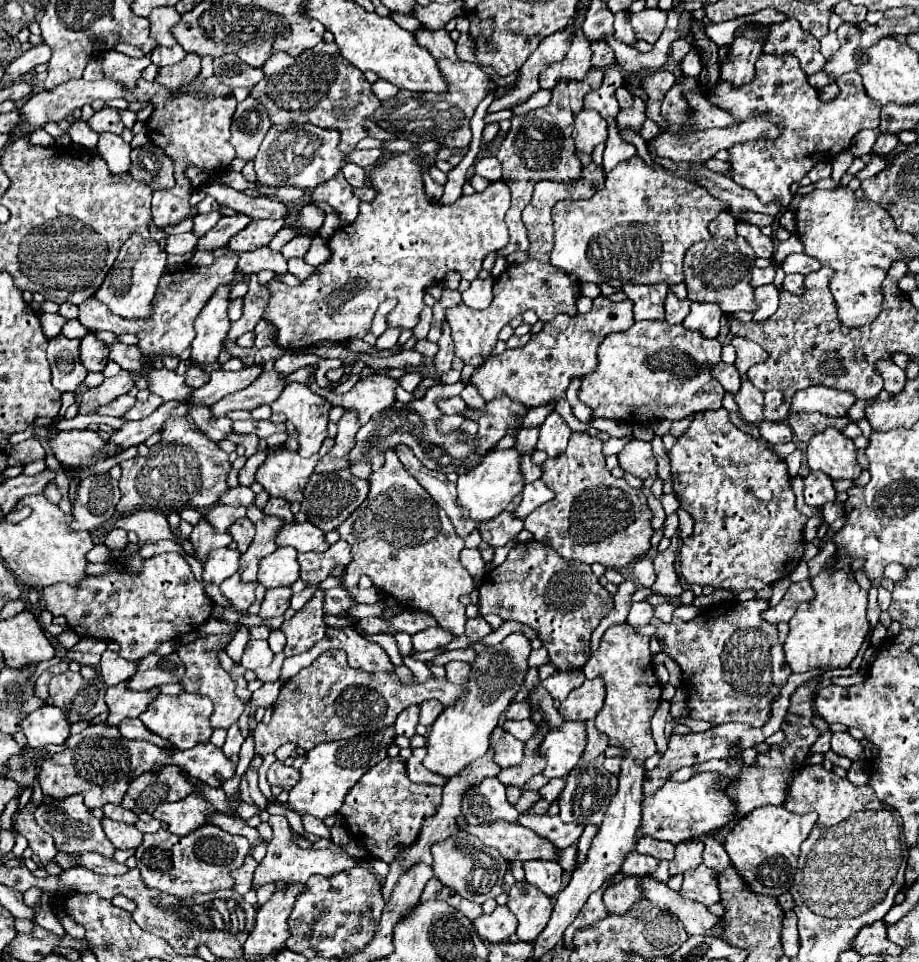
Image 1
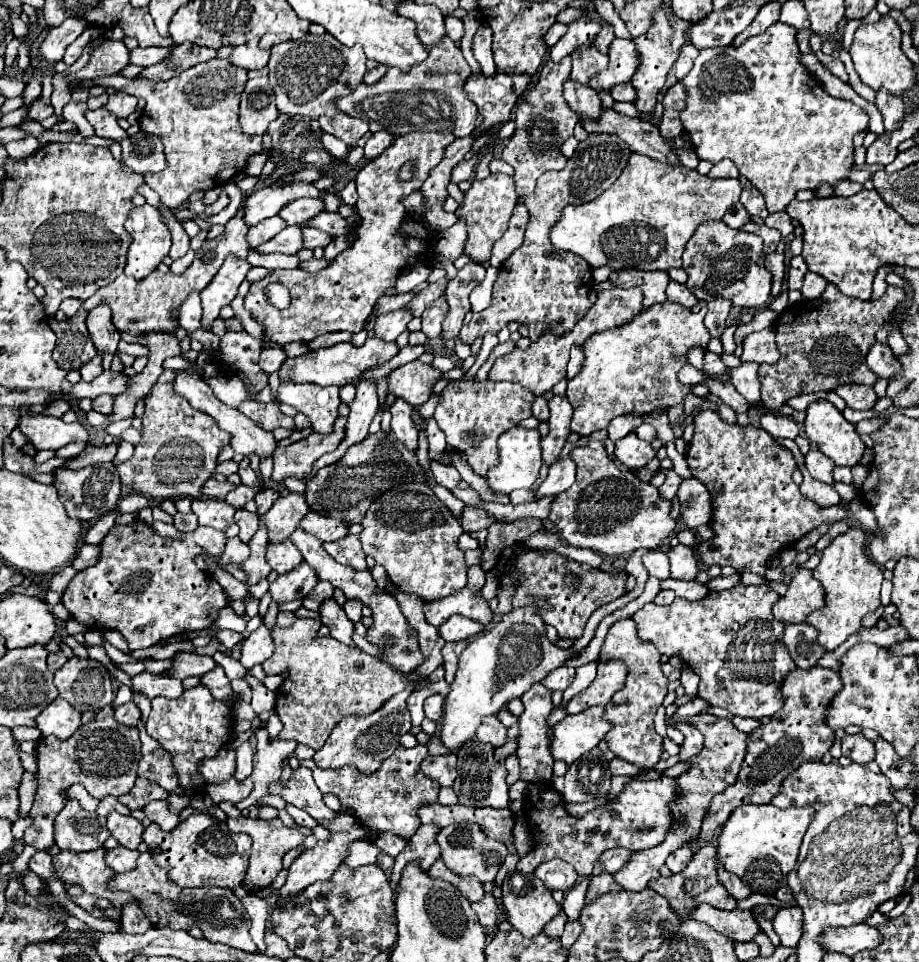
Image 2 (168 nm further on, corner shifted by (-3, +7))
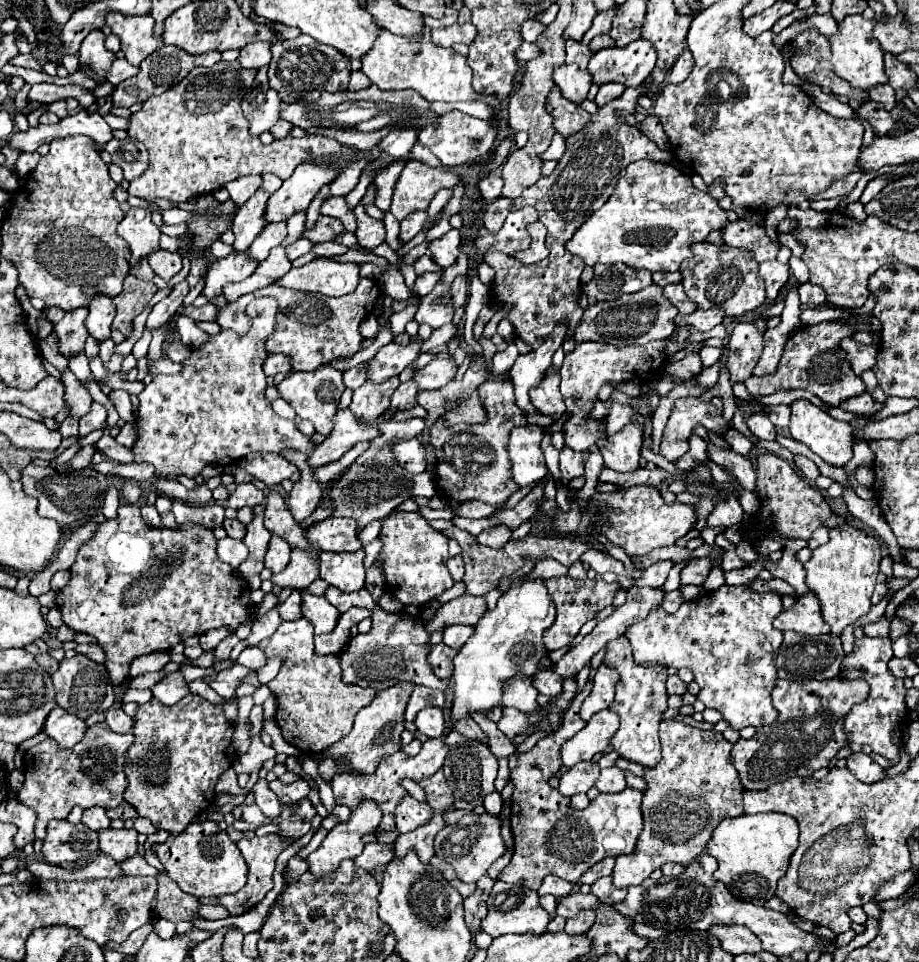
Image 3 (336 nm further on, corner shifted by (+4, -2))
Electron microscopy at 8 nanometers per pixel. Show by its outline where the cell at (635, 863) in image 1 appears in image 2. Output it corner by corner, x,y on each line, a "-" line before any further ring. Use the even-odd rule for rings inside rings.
610,849
610,851
604,851
600,855
600,861
594,865
594,871
592,875
598,875
600,871
608,871
608,873
618,873
632,857
632,851
626,851
626,849

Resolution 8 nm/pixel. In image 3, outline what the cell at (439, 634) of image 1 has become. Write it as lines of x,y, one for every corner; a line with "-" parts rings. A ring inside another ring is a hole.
453,624
453,626
447,626
445,628
445,634
443,634
443,642
447,644
447,646
451,646
451,648
461,648
467,640
469,640
469,636
473,634
473,626
461,626
461,624

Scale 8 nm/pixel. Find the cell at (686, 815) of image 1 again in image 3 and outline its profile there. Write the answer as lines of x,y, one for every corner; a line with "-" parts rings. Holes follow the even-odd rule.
587,680
585,688
571,702
571,706
569,706
559,730
549,734
547,738
541,738
531,752
521,754
517,758
515,770
511,770
511,782
513,782
511,830
513,830
513,836
515,836
515,852
511,856
511,862
501,870
501,876
497,876
503,882
523,884
529,890
539,890
545,874
555,874
555,876
575,884
575,882
579,882
581,874
585,870
589,870
595,862
599,862
599,860
603,860
607,856
619,856
619,854
631,854
633,852
633,846
635,846
637,836
639,836
641,826
643,826
643,818
641,818
641,798
643,798
643,794
639,790
627,788
625,792
619,792
619,794
599,794
597,798
593,798
589,802
587,808
575,810
575,808
571,808
571,798
569,796
561,796
559,790
551,788
548,783
551,777
559,775
559,770
562,766
559,748
561,748
565,740
573,738
587,724
585,720
581,720
579,708
581,708
583,700
587,698
587,694
591,692
591,686
593,686
593,682

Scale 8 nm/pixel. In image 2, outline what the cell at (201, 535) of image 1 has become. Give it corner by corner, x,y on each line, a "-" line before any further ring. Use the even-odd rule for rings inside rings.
194,499
192,511
196,513
198,523
204,527
226,531
234,523
234,509
220,499

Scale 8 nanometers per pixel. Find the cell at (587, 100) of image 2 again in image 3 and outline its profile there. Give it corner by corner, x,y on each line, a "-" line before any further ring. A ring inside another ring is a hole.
563,64
557,66
553,72
555,84
561,88
563,96
571,102
583,102
587,98
589,86
591,86
591,74
587,70
581,70
575,64

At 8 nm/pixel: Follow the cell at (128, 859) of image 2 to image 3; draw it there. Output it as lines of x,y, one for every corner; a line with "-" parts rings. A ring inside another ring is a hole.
139,854
129,858
129,862
119,864
119,866
123,868
123,872
127,876
157,876
159,874
159,870
153,868
151,864
147,864
147,860
143,856
139,856

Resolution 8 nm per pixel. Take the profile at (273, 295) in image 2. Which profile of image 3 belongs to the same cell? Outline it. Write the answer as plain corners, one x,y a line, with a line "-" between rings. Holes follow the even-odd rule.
255,298
255,300
247,306
245,312
247,312
247,316
251,318
251,330
249,330
247,334
239,336
239,334
233,332
233,330
221,330
219,334
209,336
209,340
207,340
205,344
201,344
199,348
193,348
193,350
191,350
191,356
181,362
183,370
181,370
177,376
155,376
155,378
143,388
143,392
139,394
141,404
139,404
139,408
137,408
137,430
139,430
139,438
137,438
135,446
133,446
135,462
153,464
153,466
157,468
157,474
159,474
159,476
173,480
173,478
177,478
179,474
187,474
189,478
195,478
211,460
233,460
233,462
239,462
239,460
247,458
247,456
253,454
253,452
281,454
283,450
293,448
293,450
299,450
299,452
303,452
303,454
311,454
311,452
315,450
315,444
311,442
311,438
305,436
305,434
301,434
301,432
297,430
297,424
295,424
293,420
283,420
283,418
279,418
279,416
273,412
271,402
269,402
267,396
265,396
265,388
267,388
267,380
265,380
265,378
267,378
267,376
265,376
265,372
263,372
263,362
265,362
265,358
269,356
269,352
265,350
265,340
267,340
267,336
269,336
267,330
265,330
265,326
275,326
275,316
277,316
277,312
279,312
277,300
275,300
275,298

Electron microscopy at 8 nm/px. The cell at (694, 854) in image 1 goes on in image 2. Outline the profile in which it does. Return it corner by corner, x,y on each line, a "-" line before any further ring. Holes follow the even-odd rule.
810,667
794,669
792,673
788,673
782,683
782,695
786,697
784,707
772,717
768,725
762,725
748,735
748,751
736,783
712,799
710,809
704,815
700,833
692,837
690,843
694,843
696,847
710,843
736,807
746,803
770,803
780,791
784,777
796,771
802,763
822,759
822,755
834,743
834,731
828,729
824,721
824,709
828,707
828,701
836,691
840,691
840,677
832,669

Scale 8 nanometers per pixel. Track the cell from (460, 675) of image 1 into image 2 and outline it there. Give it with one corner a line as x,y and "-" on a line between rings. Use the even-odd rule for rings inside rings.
464,641
446,643
444,649
442,649
444,669
446,669
446,681
448,681
448,683
454,681
454,675
456,675
456,669
458,669
458,659
460,659
460,653
462,653
464,649
466,649
466,643
464,643

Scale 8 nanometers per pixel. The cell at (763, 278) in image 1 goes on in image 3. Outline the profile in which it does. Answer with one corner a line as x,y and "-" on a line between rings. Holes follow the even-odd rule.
769,260
769,262
759,264
759,274
761,274
761,278
765,280
765,286
767,286
767,298
775,300
779,290
789,280
789,266
781,264
777,260

